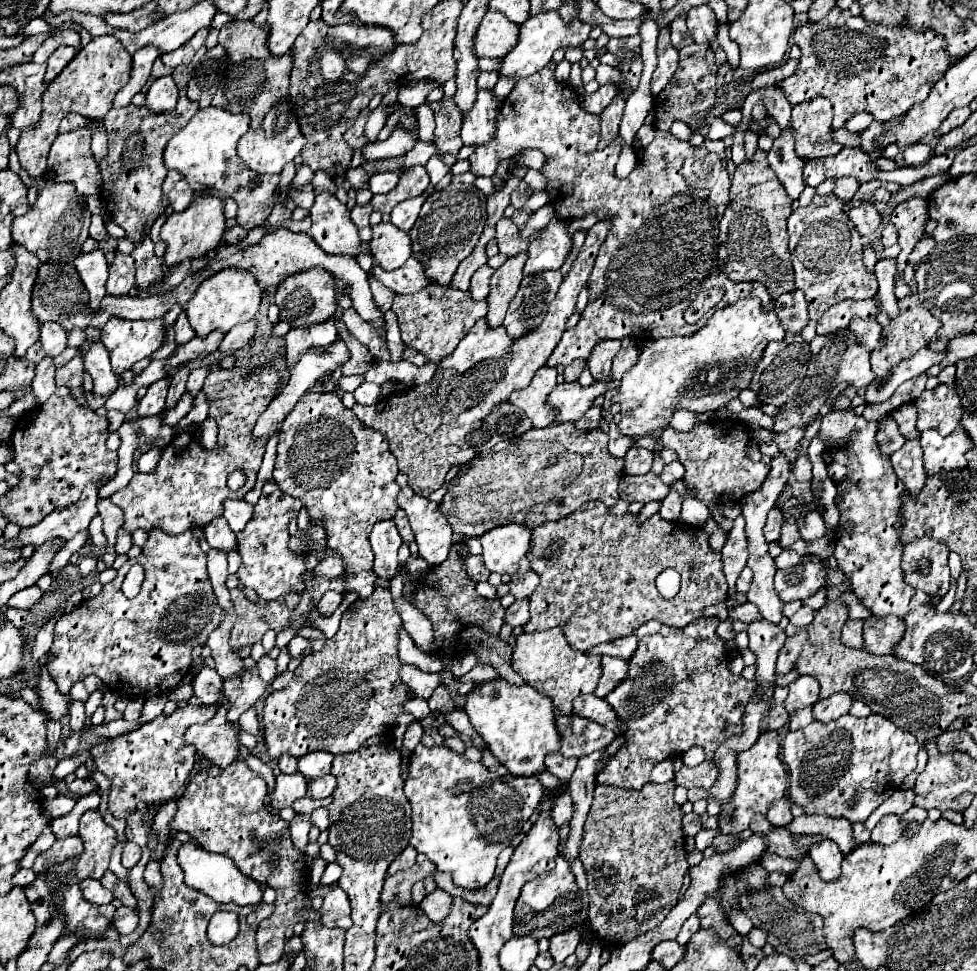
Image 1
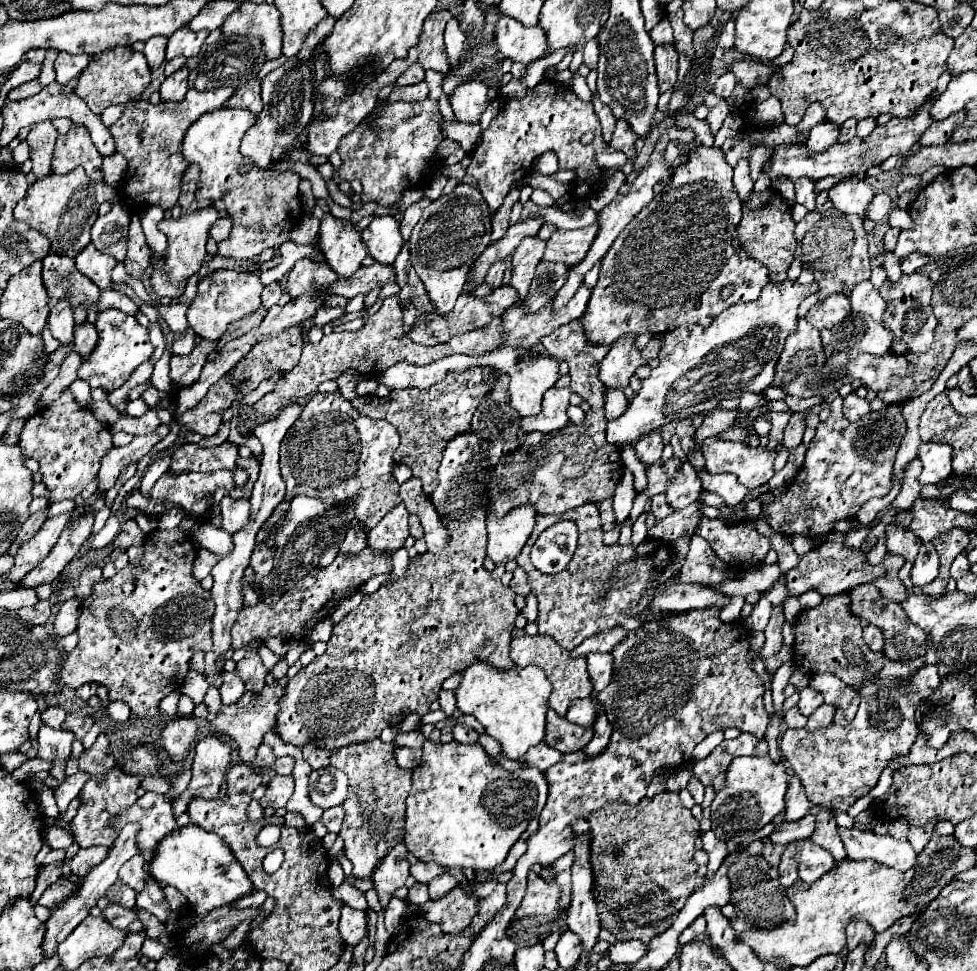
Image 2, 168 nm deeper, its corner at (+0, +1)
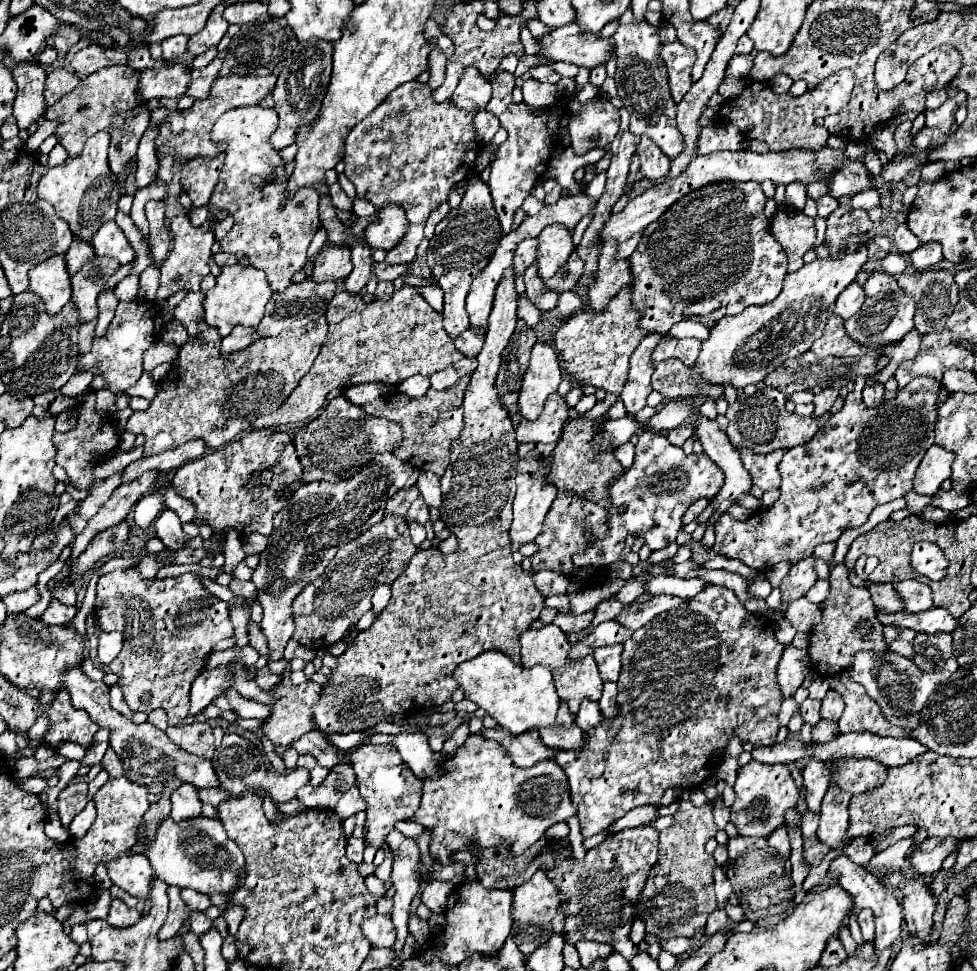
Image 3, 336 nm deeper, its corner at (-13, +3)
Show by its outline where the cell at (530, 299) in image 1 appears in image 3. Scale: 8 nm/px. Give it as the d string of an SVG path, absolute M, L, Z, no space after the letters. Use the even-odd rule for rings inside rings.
M574 253L572 259L568 259L568 263L566 263L552 279L546 281L546 287L548 287L548 289L554 289L554 291L558 291L558 293L570 291L570 289L578 283L578 279L580 279L582 273L584 273L584 263L582 263L580 257Z

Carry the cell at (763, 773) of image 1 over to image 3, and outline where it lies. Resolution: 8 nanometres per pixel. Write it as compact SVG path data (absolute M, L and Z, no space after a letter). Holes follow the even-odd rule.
M750 761L738 769L738 779L734 783L736 801L732 805L732 823L738 829L738 835L748 837L768 837L776 827L784 823L784 811L796 807L798 789L786 765L766 765Z

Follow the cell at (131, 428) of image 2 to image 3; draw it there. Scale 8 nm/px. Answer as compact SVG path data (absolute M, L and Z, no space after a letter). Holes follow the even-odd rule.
M322 315L320 319L308 323L306 327L284 331L278 337L260 339L250 347L246 347L244 351L228 355L226 359L220 353L222 337L218 335L218 331L206 325L206 321L198 319L198 335L188 339L186 345L182 345L178 361L172 365L168 375L162 381L158 381L158 393L150 401L150 407L146 411L134 411L132 417L128 419L126 431L144 435L146 439L144 455L156 455L156 453L180 447L192 439L202 439L208 449L216 451L222 445L230 443L236 435L250 429L254 419L276 411L290 397L290 393L296 389L300 379L310 371L314 359L318 357L326 331L328 331L328 325L326 325L326 317Z

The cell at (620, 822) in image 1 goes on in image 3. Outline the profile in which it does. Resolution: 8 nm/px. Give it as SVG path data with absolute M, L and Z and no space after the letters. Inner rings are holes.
M680 801L680 811L674 817L676 825L660 831L658 863L652 867L648 883L636 905L636 919L646 923L648 935L656 935L660 939L696 935L706 927L710 911L718 907L712 879L712 867L716 861L704 851L706 841L714 837L718 829L712 819L712 809L708 805L696 807L690 801Z

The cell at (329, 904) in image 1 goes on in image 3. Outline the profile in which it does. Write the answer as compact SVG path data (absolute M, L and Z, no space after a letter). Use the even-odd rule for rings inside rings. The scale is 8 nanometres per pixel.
M374 915L374 917L364 919L362 931L364 931L366 939L376 947L390 949L396 941L396 929L392 925L392 919L384 917L384 915Z

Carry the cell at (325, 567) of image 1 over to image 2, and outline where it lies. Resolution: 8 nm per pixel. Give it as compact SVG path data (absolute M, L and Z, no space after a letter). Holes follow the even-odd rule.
M347 533L345 541L341 543L341 549L339 549L339 555L357 555L361 553L365 547L367 547L367 533L363 537L355 537L355 533Z

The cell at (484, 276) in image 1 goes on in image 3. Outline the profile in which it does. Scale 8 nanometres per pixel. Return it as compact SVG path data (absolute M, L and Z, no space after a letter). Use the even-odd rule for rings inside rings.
M538 237L522 241L522 245L516 249L516 255L514 255L514 267L518 271L516 275L522 275L526 271L526 267L530 267L534 263L536 249L538 249Z

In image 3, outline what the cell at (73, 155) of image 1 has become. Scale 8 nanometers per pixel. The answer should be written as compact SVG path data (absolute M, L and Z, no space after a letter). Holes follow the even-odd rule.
M114 65L100 69L92 73L90 77L82 79L80 85L64 95L58 103L46 109L46 119L56 121L56 137L60 145L68 151L68 155L78 155L84 147L84 141L98 133L98 131L108 131L112 135L110 141L110 169L114 175L122 173L128 161L136 157L136 149L140 143L140 137L150 125L150 111L148 111L148 101L138 95L138 71L134 71L128 65Z

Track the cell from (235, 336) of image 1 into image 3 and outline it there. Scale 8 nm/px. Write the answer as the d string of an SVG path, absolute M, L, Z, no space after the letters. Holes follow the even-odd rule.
M252 105L252 107L236 107L228 109L212 129L212 141L226 143L226 161L210 199L210 211L226 211L234 217L232 231L220 241L220 249L224 253L244 253L252 267L266 271L268 285L272 291L284 291L290 285L290 277L294 271L302 269L306 263L306 249L320 229L318 217L318 193L312 189L300 189L294 197L288 193L288 177L286 163L280 157L280 151L270 145L270 135L278 129L278 113L268 107Z

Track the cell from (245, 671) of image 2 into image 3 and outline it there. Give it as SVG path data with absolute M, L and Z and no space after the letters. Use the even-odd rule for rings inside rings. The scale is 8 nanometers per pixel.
M376 453L368 465L340 483L306 483L288 499L288 505L276 513L274 531L268 537L268 547L260 553L260 565L252 577L254 585L258 587L258 601L264 607L264 619L260 627L268 639L270 659L282 659L284 647L294 633L294 597L312 579L324 573L326 565L342 545L380 523L386 501L396 491L412 487L418 479L418 473L420 471L416 467L396 459L392 453Z

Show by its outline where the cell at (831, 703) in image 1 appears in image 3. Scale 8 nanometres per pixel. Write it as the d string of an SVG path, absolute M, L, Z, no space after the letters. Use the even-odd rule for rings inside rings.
M820 719L820 721L816 723L816 727L812 729L812 739L814 739L814 743L828 743L828 741L832 741L838 733L840 733L840 731L838 731L838 725L836 725L836 723L828 723L828 721Z

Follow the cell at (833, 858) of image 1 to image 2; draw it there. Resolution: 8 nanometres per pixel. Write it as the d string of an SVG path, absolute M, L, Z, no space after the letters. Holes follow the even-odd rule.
M821 811L817 815L817 827L815 827L815 833L811 835L811 841L815 841L815 845L827 849L835 857L837 863L847 857L843 841L837 833L837 823L835 823L833 815L827 811Z

